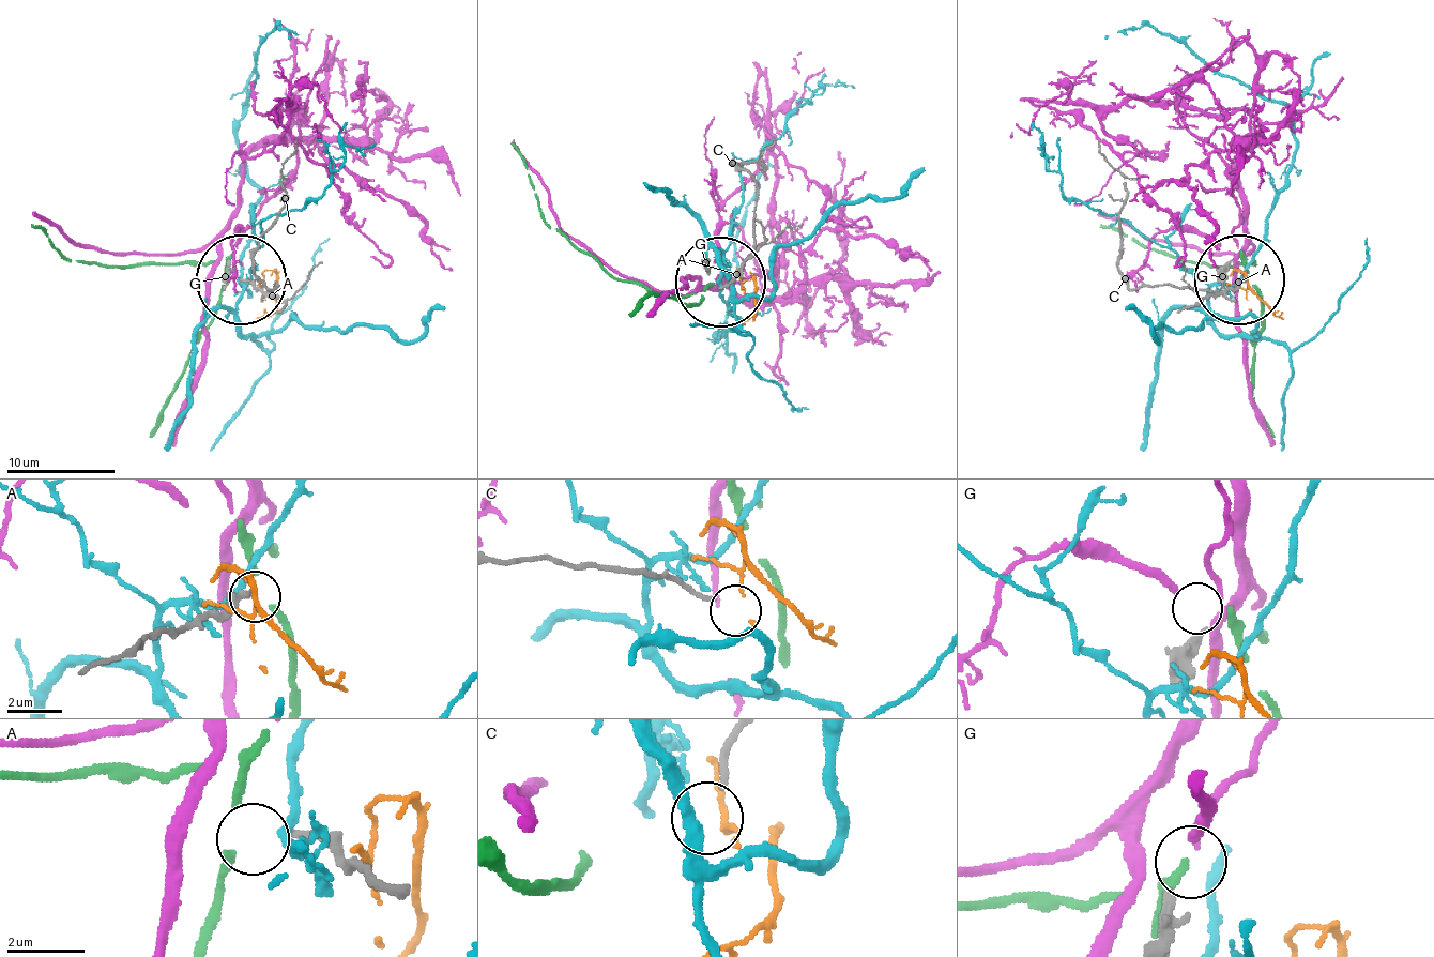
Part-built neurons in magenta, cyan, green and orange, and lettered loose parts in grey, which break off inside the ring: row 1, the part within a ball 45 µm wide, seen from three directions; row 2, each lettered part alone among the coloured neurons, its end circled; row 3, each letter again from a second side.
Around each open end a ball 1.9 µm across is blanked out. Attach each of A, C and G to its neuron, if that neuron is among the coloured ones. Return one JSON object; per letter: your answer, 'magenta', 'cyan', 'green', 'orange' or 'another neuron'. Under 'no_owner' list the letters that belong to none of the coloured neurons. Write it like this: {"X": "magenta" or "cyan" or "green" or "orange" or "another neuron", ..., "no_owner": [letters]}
{"A": "another neuron", "C": "another neuron", "G": "magenta", "no_owner": ["A", "C"]}

